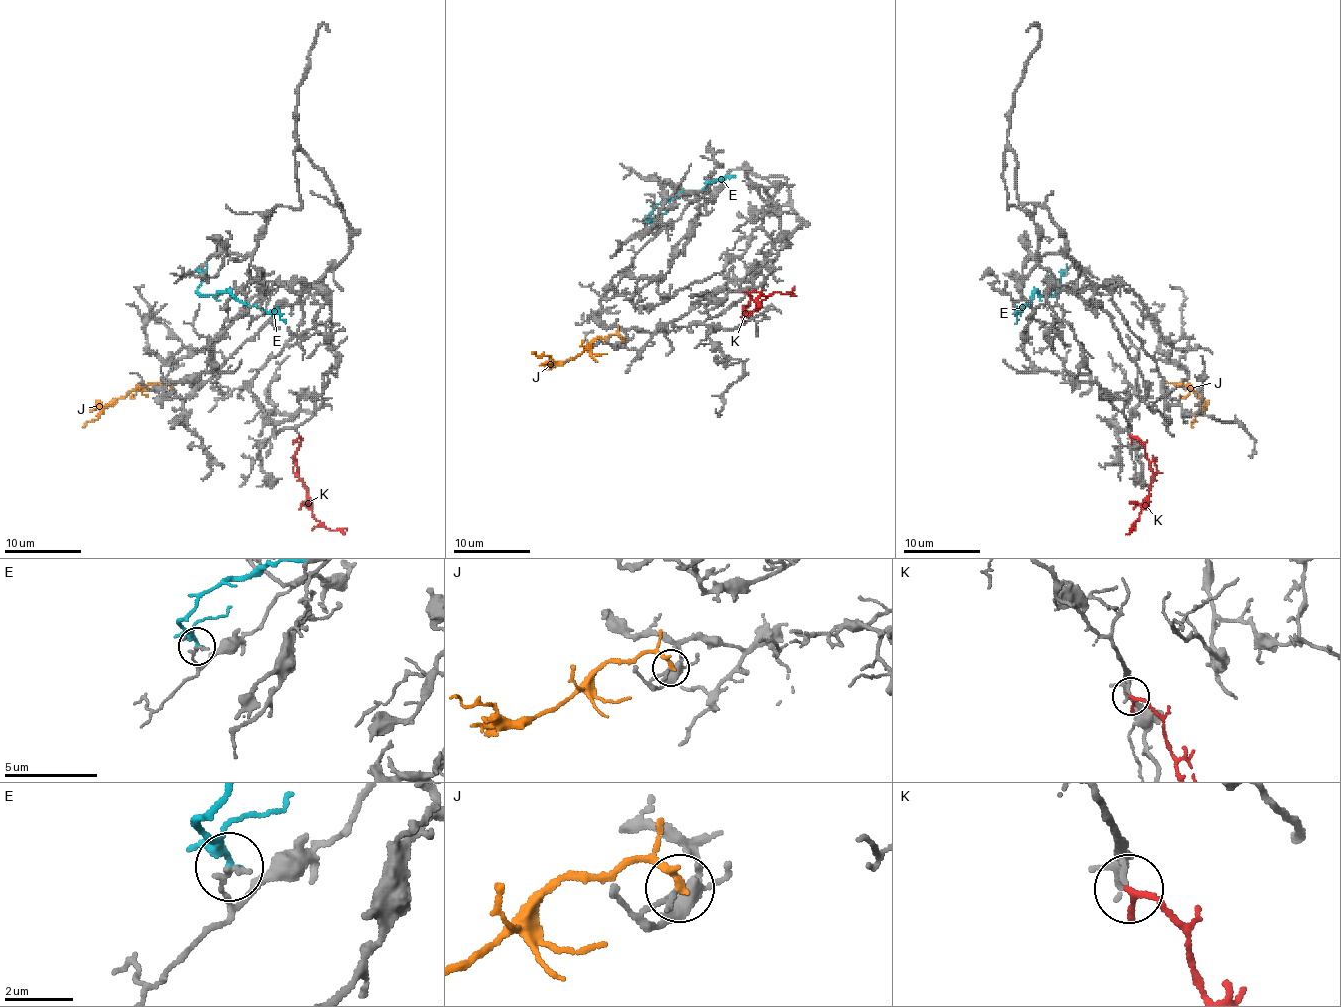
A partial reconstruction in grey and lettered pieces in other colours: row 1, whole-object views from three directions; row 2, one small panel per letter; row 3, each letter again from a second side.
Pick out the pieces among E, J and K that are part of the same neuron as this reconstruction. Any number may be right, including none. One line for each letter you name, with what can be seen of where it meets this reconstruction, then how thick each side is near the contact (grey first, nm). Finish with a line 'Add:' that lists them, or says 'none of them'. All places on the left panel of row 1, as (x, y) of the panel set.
K: meets grey at (299, 436); 140 nm thick on the grey side, 140 nm on the other
Add: K

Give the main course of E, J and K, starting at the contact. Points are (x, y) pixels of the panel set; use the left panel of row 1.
E: (205, 269), (197, 290), (203, 296), (232, 292), (251, 306), (276, 312), (285, 323)
J: (172, 384), (138, 384), (124, 396), (113, 400), (97, 417), (82, 427)
K: (299, 436), (301, 444), (295, 455), (308, 505), (314, 517), (327, 528), (345, 534)

